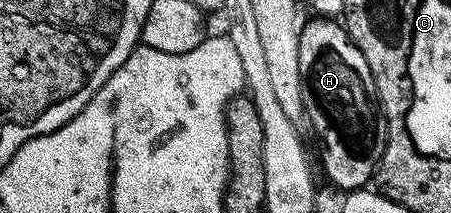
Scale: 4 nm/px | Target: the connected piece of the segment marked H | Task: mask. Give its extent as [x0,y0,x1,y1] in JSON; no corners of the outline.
[299,17,385,193]

